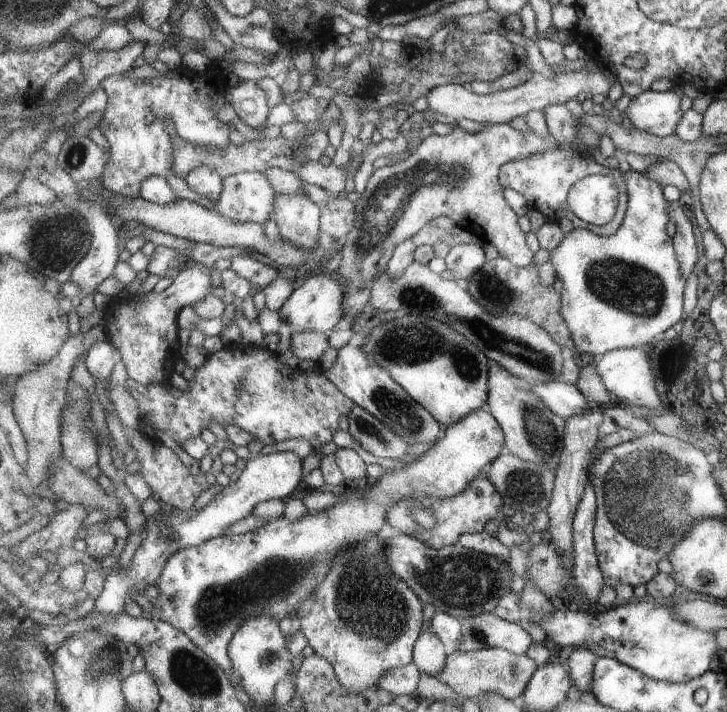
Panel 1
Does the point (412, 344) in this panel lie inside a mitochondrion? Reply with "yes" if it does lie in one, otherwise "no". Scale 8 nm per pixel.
yes

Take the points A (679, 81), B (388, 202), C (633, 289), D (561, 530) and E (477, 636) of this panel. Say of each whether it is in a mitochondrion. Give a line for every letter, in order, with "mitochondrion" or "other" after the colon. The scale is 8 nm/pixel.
A: other
B: mitochondrion
C: mitochondrion
D: other
E: mitochondrion

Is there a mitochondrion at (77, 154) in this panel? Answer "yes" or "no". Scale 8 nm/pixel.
yes

